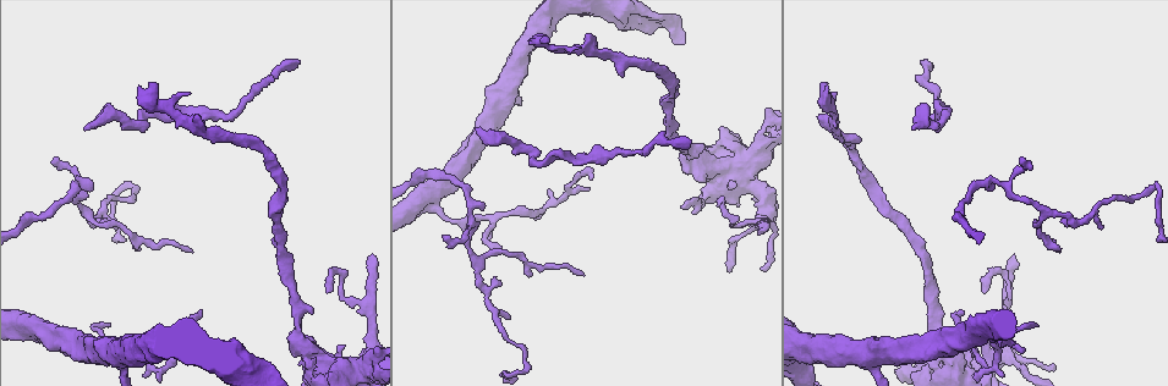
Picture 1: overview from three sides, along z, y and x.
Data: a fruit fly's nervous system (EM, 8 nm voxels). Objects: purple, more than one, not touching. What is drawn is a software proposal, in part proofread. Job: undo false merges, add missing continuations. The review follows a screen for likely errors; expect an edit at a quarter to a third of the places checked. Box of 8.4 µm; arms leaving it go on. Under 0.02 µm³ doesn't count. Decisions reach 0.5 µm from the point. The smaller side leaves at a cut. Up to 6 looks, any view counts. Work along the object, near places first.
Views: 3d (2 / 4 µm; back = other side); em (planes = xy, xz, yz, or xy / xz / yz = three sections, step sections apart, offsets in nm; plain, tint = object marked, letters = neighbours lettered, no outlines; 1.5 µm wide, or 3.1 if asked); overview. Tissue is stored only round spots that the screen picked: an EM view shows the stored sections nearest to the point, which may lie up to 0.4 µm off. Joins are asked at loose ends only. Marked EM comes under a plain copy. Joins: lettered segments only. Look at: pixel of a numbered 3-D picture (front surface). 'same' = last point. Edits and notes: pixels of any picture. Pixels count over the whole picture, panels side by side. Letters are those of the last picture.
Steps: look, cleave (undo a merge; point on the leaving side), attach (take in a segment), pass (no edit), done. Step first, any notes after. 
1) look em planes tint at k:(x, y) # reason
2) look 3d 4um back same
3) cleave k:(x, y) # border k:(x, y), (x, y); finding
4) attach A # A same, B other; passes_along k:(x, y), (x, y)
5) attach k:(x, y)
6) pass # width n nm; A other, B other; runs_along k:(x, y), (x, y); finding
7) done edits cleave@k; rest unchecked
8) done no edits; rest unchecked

look 3d 2um at 1:(141, 119) # sharp bend

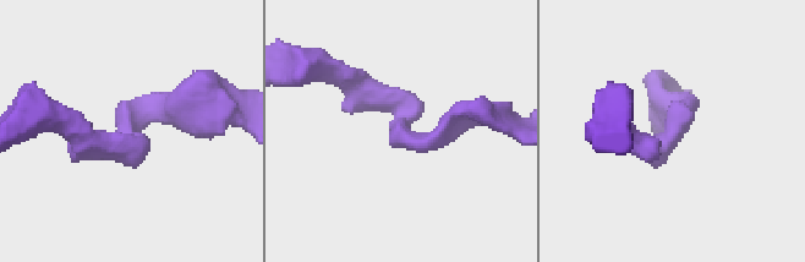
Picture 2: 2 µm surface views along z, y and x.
look em planes tint at 2:(685, 118) # arm_widths 180, 190 nm

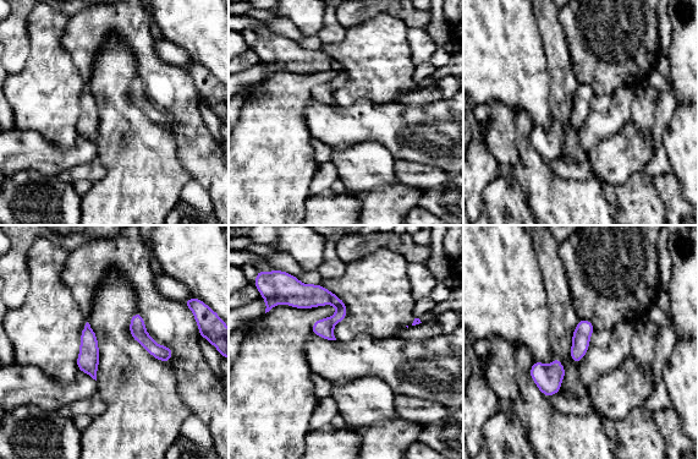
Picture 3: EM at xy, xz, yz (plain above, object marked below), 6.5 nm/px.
look em planes letters same # what lies round it

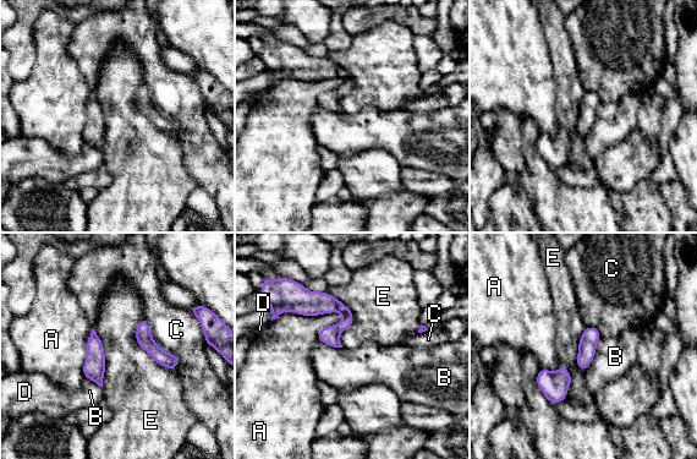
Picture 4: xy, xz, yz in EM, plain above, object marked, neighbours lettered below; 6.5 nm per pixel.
pass # A other, B other, C other, D other, E other; border 4:(325, 291), (352, 313), (342, 347); one cell here

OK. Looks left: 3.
look em planes letters at 1:(1019, 162) # free end

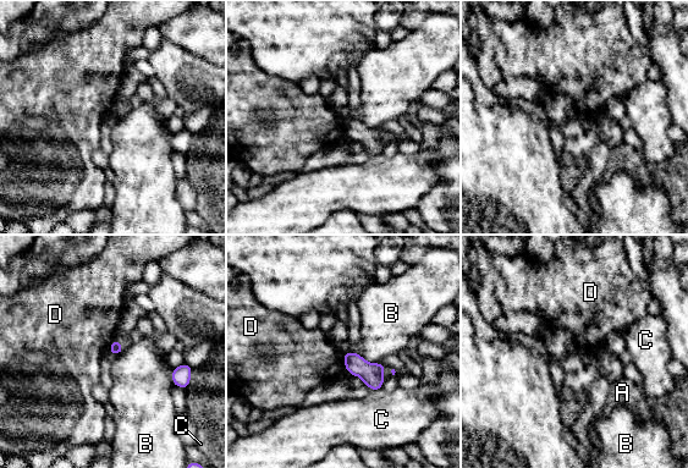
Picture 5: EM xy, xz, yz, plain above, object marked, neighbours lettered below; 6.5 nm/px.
pass # A other, B other, C other, D other; border 5:(342, 352), (345, 367); none of them fits

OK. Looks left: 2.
done no edits; rest unchecked

